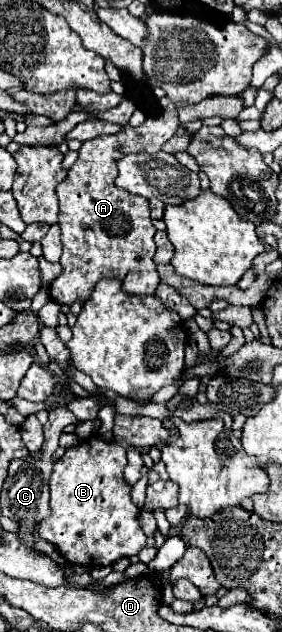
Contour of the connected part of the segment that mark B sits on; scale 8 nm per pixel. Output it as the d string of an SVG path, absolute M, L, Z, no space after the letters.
M117 415L113 441L91 435L77 447L65 451L49 479L51 515L37 525L37 533L53 543L69 565L105 567L121 557L137 555L145 547L145 533L139 525L139 507L131 501L131 487L123 479L127 465L127 449L153 447L157 441L167 441L169 431L159 419Z

